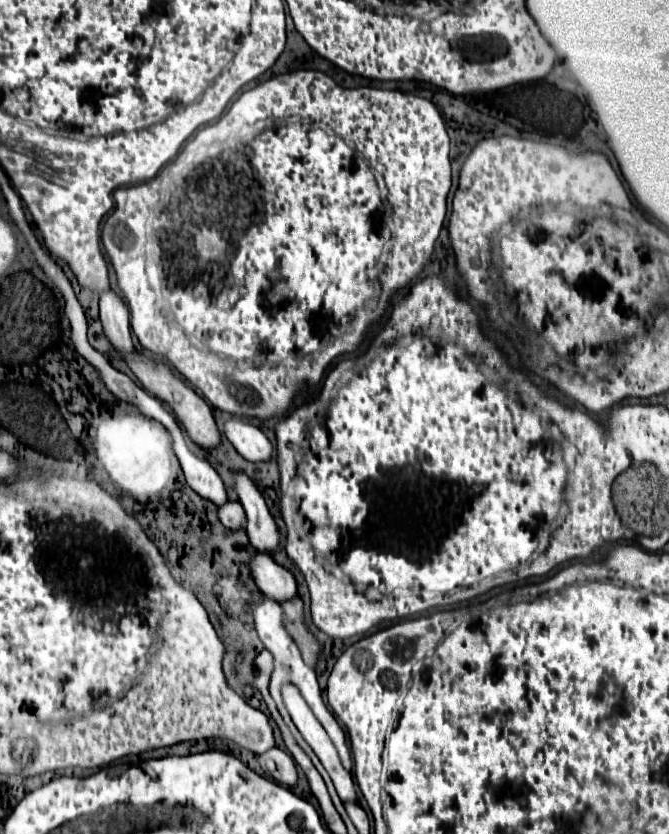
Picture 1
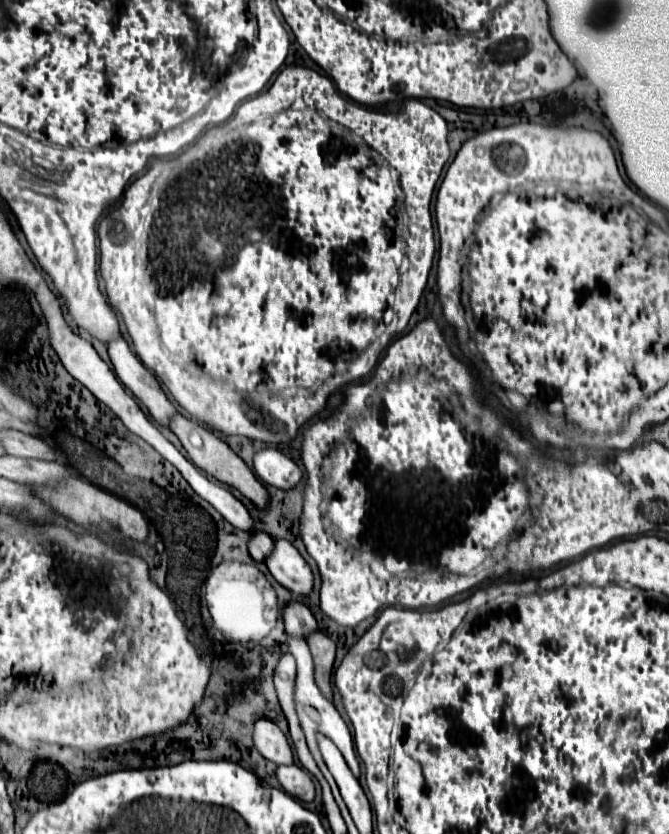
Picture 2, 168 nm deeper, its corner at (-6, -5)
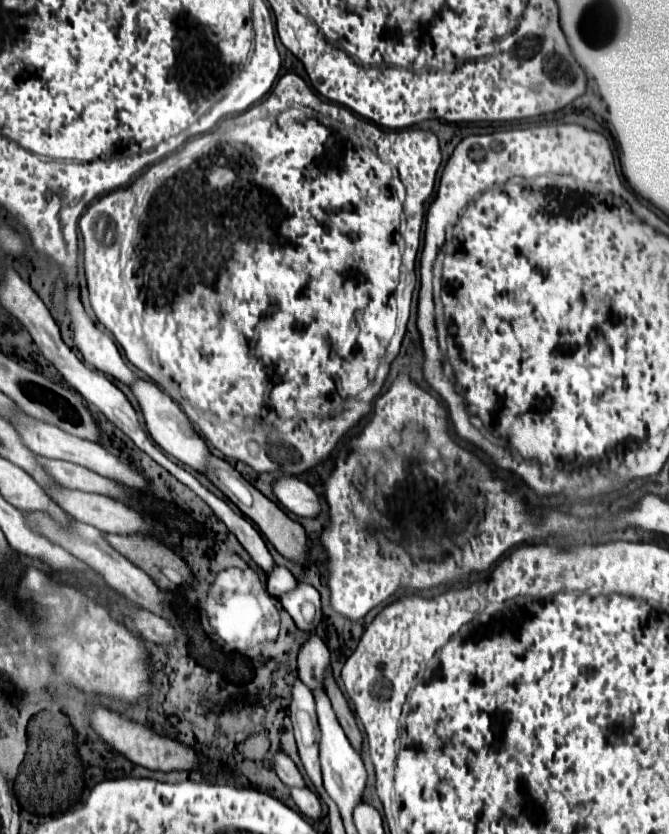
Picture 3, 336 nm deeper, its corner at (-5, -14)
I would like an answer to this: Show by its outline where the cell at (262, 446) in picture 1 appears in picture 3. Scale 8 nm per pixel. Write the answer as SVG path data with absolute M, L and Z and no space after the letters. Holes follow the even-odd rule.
M284 476L274 482L274 494L292 514L300 518L316 518L322 510L318 494L296 476Z

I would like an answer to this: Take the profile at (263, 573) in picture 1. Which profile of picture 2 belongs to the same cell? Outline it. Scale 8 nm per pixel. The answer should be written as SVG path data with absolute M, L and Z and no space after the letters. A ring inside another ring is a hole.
M287 601L283 605L283 621L285 621L285 631L295 633L305 637L311 629L317 629L317 621L313 613L309 611L307 605L299 601Z

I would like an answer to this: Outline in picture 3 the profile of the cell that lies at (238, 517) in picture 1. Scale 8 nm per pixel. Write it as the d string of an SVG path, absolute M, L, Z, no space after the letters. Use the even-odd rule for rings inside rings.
M274 566L274 570L268 574L268 592L272 596L282 596L294 588L296 588L296 578L290 574L290 570Z

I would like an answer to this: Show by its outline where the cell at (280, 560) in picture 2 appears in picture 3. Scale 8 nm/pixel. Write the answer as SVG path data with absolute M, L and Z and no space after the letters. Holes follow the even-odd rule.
M298 584L296 590L292 590L290 594L280 596L282 606L286 608L286 612L292 616L294 624L302 630L302 632L314 632L316 626L322 622L322 604L320 604L320 594L314 586L310 584ZM320 614L320 616L318 616ZM314 616L314 618L308 618ZM318 620L320 622L314 622Z

